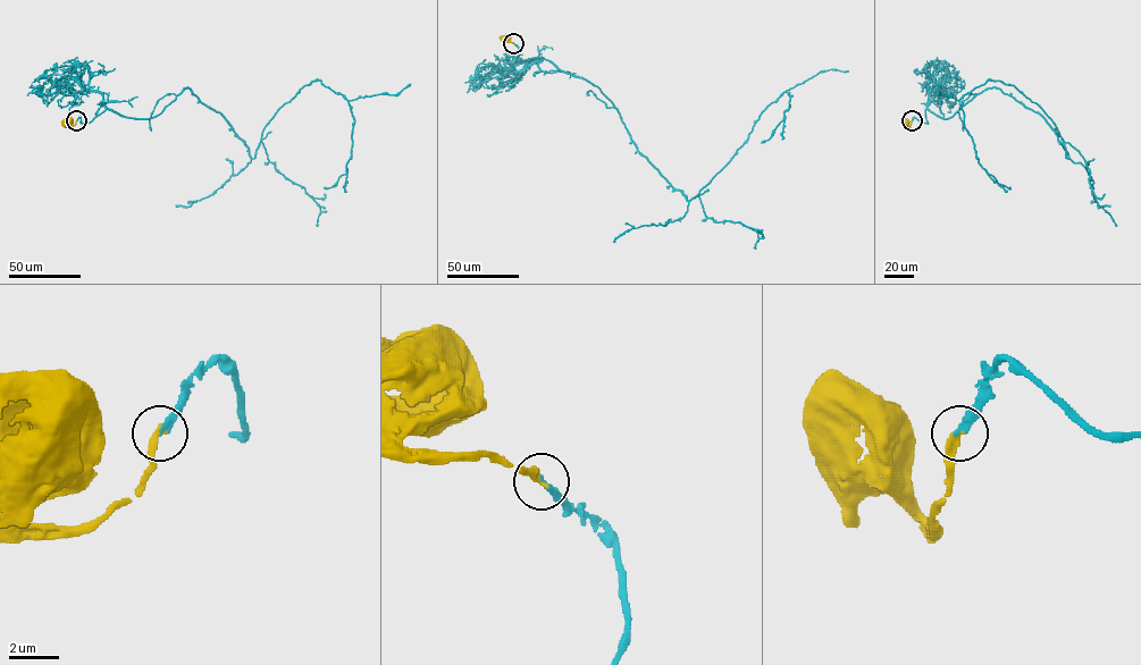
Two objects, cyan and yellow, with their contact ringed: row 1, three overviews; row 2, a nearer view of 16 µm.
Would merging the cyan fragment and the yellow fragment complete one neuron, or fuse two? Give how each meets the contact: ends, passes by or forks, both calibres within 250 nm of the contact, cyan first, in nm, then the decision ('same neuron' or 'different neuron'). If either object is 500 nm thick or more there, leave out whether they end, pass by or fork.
cyan ends | yellow ends | 240/320 nm | same neuron

